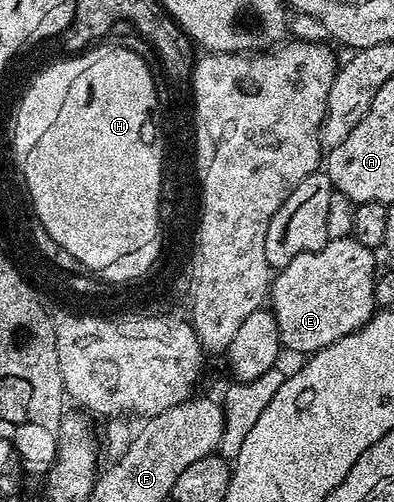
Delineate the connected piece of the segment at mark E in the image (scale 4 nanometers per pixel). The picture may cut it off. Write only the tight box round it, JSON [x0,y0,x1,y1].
[270,236,378,356]

